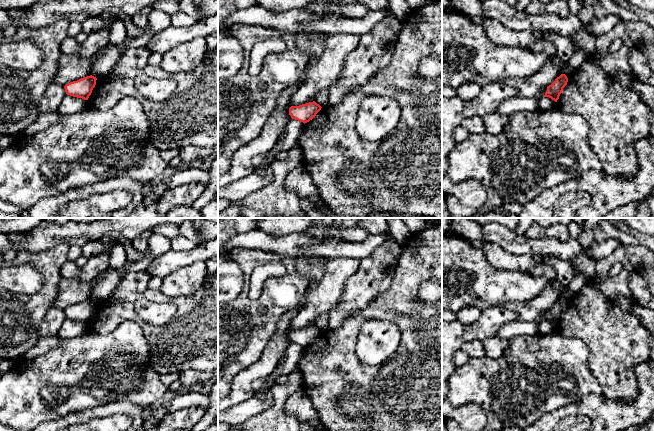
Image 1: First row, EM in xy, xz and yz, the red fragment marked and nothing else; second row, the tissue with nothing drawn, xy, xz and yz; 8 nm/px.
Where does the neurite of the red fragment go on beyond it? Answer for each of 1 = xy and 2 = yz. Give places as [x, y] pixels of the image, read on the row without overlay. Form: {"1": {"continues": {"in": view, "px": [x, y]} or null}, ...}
{"1": {"continues": null}, "2": {"continues": null}}

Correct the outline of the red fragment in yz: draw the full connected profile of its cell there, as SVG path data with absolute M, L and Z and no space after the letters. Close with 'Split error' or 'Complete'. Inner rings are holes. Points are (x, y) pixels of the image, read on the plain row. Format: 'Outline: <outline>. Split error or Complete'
Outline: M561 298L555 303L555 305L547 311L547 315L544 321L549 321L555 326L559 323L560 318L563 315L563 312L567 309L568 302L565 298Z. Complete

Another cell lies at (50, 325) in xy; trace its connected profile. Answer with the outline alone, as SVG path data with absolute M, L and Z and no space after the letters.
M55 306L51 307L39 325L39 336L57 336L58 331L60 330L65 319L66 316L63 309Z

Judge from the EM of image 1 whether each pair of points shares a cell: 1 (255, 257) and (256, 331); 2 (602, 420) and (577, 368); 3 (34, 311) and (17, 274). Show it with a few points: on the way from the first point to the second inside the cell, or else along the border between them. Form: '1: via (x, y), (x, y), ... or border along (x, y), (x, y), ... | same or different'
1: via (246, 275), (244, 313) | same
2: border along (602, 394), (587, 394), (578, 401), (568, 404) | different
3: border along (43, 278), (43, 284), (34, 293), (10, 292) | different

